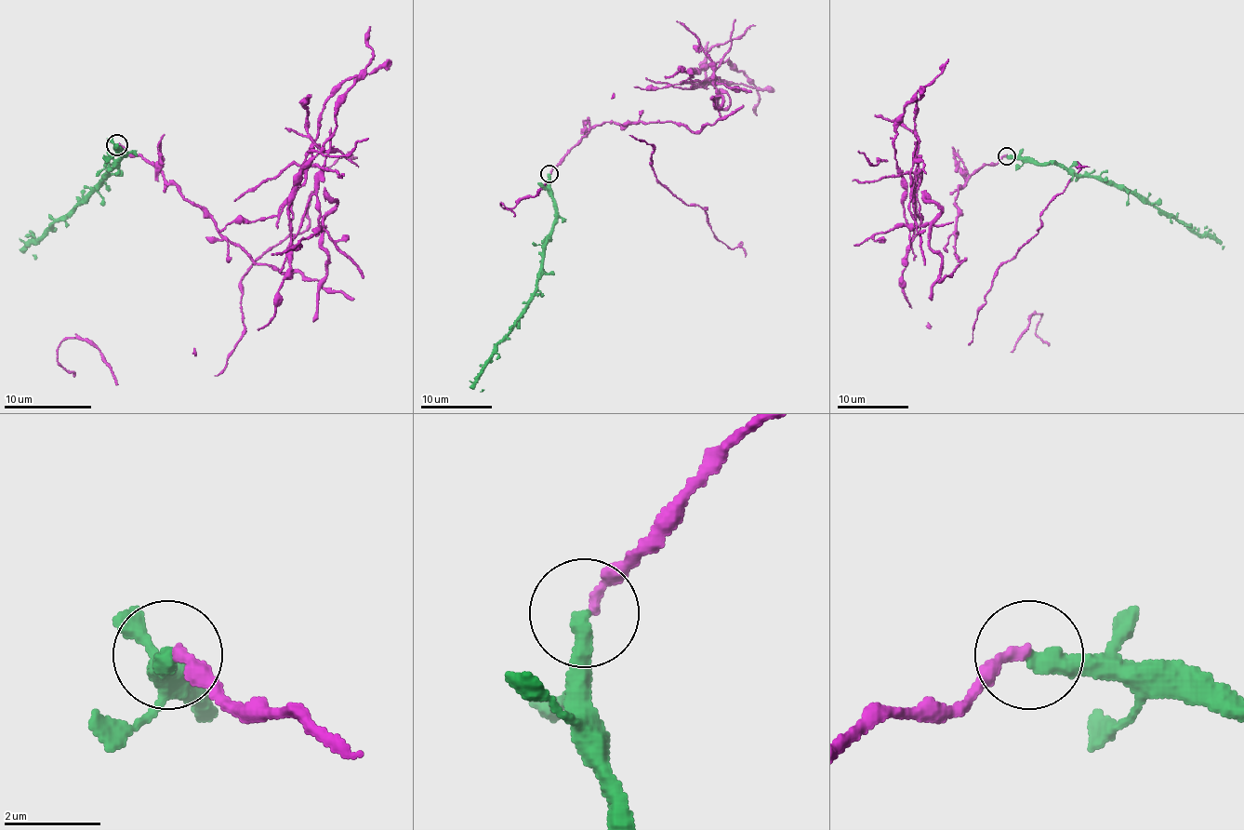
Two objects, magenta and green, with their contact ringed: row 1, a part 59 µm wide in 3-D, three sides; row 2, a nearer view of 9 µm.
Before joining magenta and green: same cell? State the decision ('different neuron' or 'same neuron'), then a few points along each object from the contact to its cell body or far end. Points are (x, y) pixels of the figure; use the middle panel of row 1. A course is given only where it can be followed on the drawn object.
different neuron; magenta runs (549, 173), (605, 121), (701, 132), (722, 96), (713, 76), (694, 82), (690, 71), (754, 26); green runs (549, 173), (555, 225), (544, 245), (539, 281), (530, 302), (497, 346), (474, 385), (480, 391), (483, 389)

